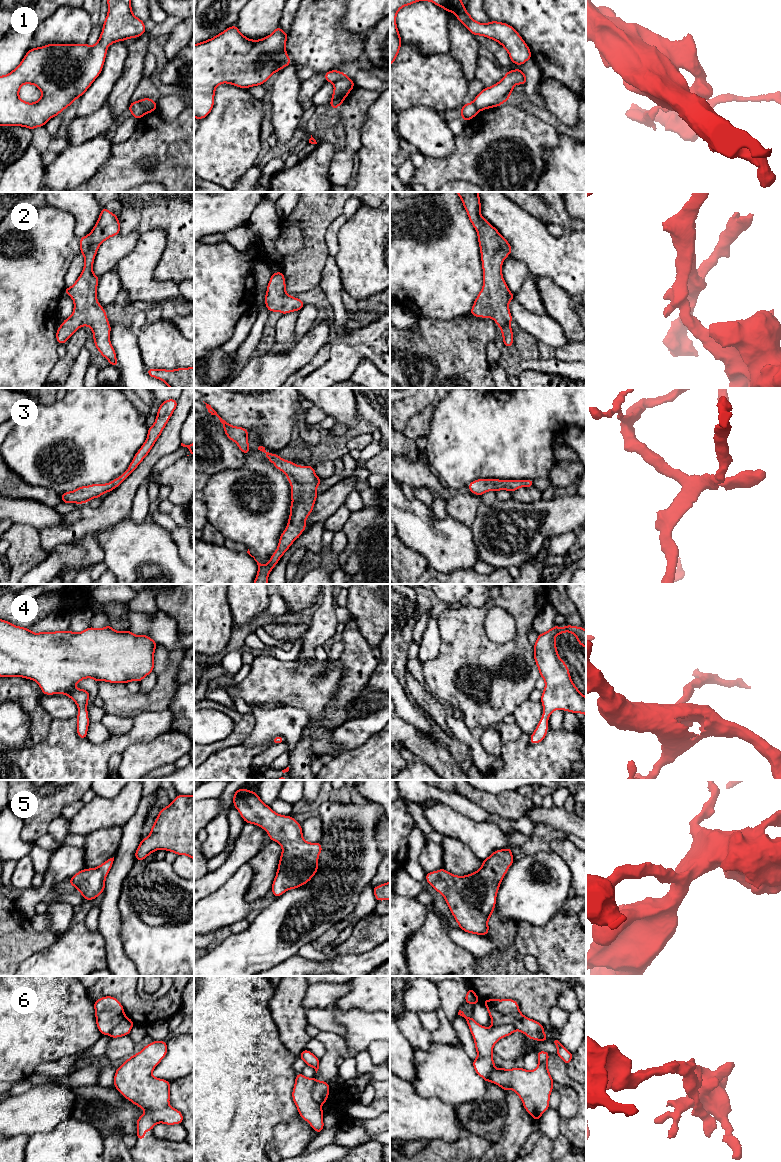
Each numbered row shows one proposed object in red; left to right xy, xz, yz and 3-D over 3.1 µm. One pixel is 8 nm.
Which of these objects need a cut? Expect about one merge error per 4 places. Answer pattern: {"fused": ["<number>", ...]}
{"fused": ["1", "6"]}

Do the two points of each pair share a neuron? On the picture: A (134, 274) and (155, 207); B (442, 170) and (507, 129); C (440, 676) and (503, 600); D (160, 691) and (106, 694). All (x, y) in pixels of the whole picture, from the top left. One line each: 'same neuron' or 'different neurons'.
A: different neurons
B: same neuron
C: same neuron
D: same neuron

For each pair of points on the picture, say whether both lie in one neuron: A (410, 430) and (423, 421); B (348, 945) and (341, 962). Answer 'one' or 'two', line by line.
A: one
B: two

